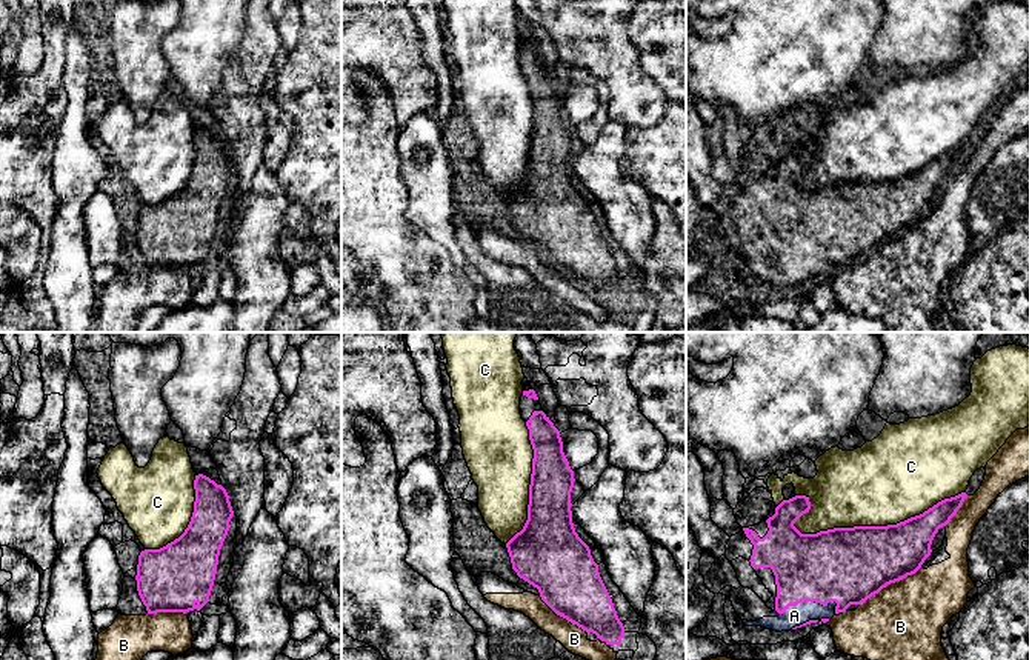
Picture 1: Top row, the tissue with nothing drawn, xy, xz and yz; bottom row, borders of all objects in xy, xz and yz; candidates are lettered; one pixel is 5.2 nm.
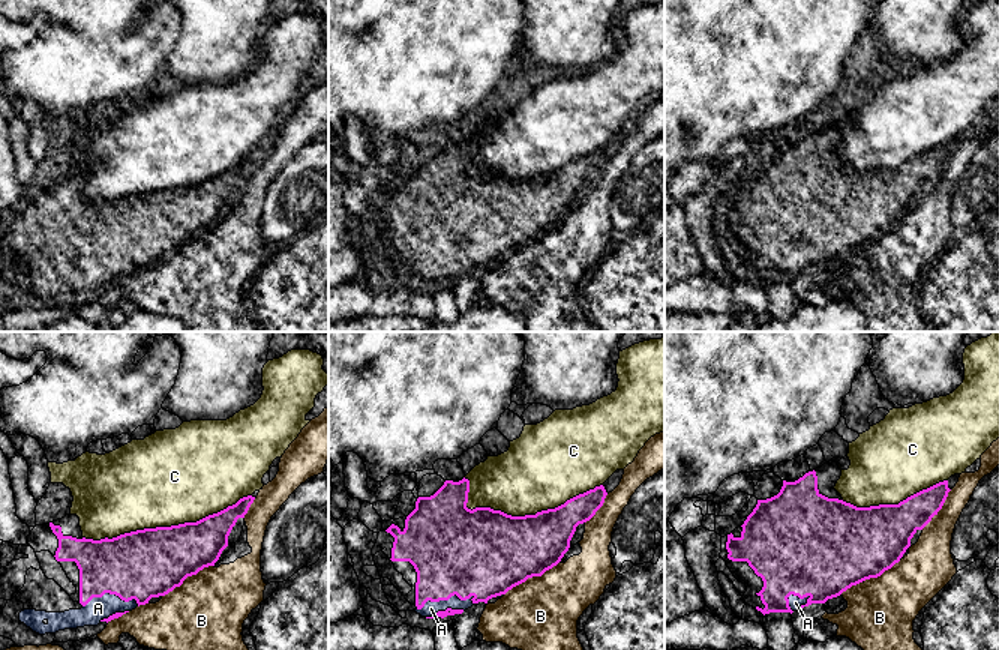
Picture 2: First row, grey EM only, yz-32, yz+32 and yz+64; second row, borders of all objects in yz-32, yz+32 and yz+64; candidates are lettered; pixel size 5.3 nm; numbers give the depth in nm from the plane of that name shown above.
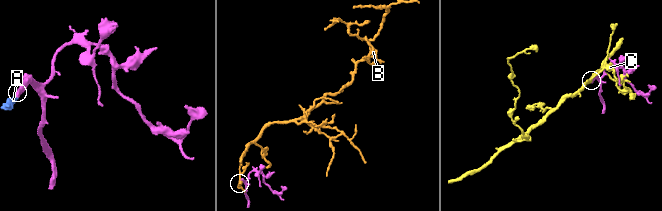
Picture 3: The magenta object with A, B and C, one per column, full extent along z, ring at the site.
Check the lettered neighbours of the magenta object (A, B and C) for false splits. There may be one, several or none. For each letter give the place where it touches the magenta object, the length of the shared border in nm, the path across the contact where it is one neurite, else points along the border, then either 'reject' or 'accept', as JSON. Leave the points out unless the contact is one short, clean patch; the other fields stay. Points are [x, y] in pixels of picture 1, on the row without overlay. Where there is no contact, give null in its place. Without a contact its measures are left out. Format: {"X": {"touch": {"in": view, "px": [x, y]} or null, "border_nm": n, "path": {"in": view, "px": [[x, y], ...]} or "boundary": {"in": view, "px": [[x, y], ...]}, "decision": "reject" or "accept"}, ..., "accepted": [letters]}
{"A": {"touch": {"in": "yz", "px": [808, 256]}, "border_nm": 300, "decision": "accept"}, "B": {"touch": {"in": "yz", "px": [889, 239]}, "border_nm": 380, "decision": "reject"}, "C": {"touch": {"in": "yz", "px": [879, 182]}, "border_nm": 900, "decision": "reject"}, "accepted": ["A"]}

